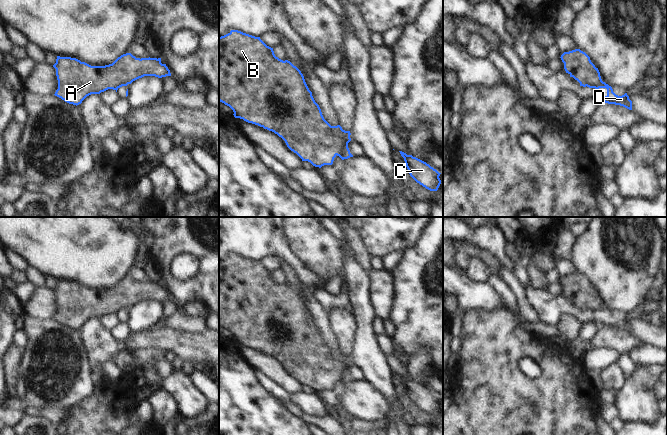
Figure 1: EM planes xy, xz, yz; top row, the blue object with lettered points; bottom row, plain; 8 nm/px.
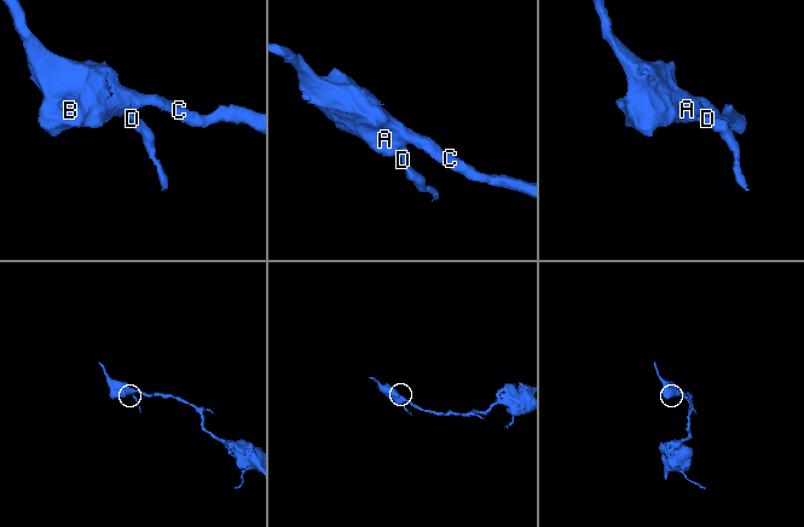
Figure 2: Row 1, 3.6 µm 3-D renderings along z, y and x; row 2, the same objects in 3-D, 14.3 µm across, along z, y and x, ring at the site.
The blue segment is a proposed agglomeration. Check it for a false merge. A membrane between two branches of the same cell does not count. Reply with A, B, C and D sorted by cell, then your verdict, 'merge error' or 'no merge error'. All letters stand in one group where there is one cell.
A B C / D | merge error

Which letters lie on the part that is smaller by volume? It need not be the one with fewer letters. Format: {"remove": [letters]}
{"remove": ["D"]}

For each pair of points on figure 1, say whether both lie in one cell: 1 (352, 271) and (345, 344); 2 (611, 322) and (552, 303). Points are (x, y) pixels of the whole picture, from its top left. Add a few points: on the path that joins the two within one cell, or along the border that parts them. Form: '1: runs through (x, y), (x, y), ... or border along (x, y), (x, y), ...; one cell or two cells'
1: border along (351, 312), (355, 322), (354, 335); two cells
2: runs through (596, 315), (580, 315), (567, 307); one cell

